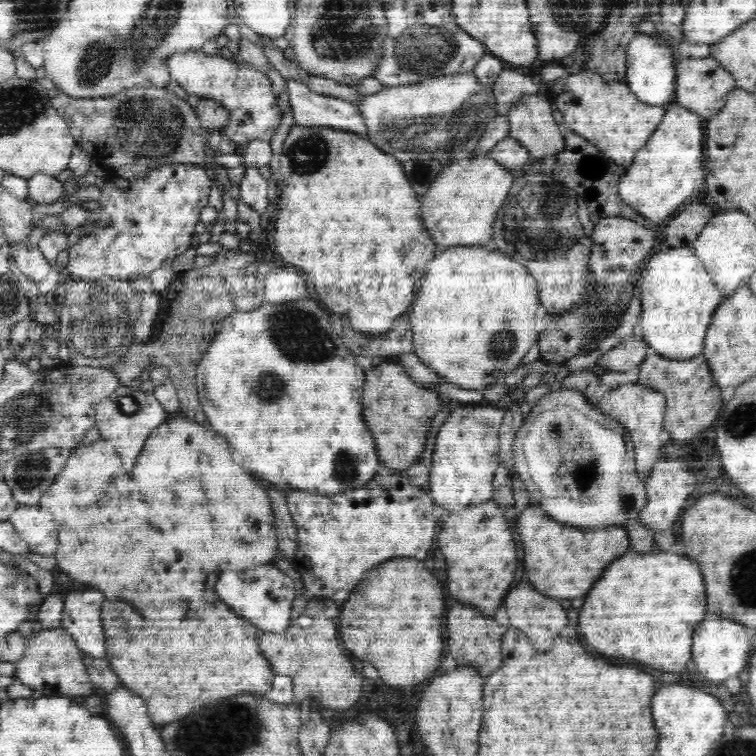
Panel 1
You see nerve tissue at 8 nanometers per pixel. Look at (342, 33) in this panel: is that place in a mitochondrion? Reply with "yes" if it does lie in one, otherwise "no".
yes

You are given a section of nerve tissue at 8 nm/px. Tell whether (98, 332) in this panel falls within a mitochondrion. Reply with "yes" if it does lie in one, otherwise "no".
yes

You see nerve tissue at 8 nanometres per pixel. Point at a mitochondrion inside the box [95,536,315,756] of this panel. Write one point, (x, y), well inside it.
(243, 719)

